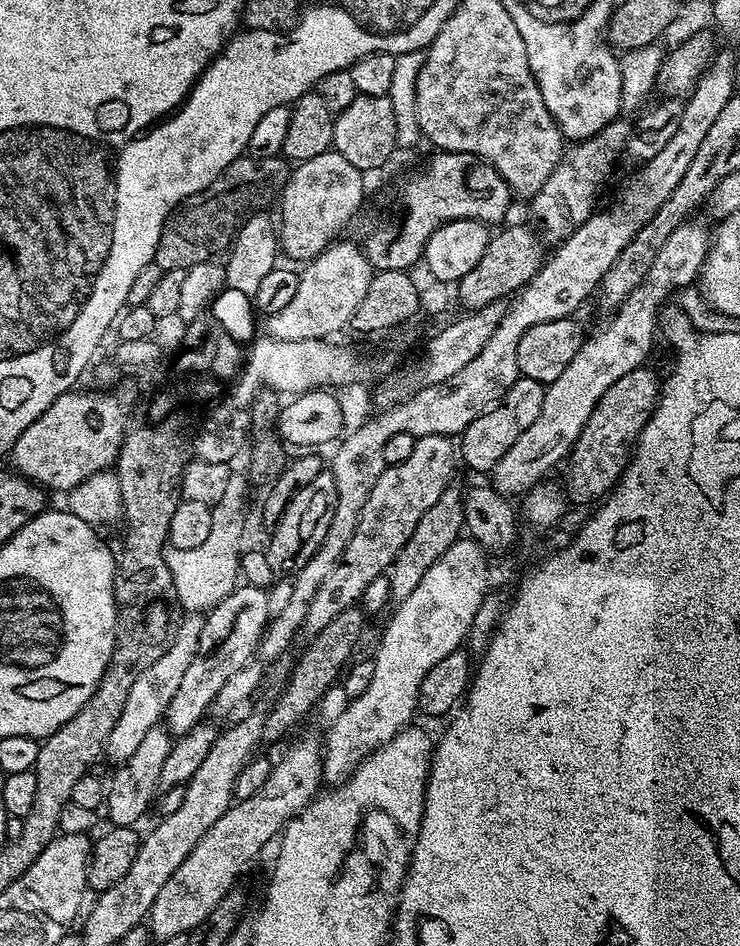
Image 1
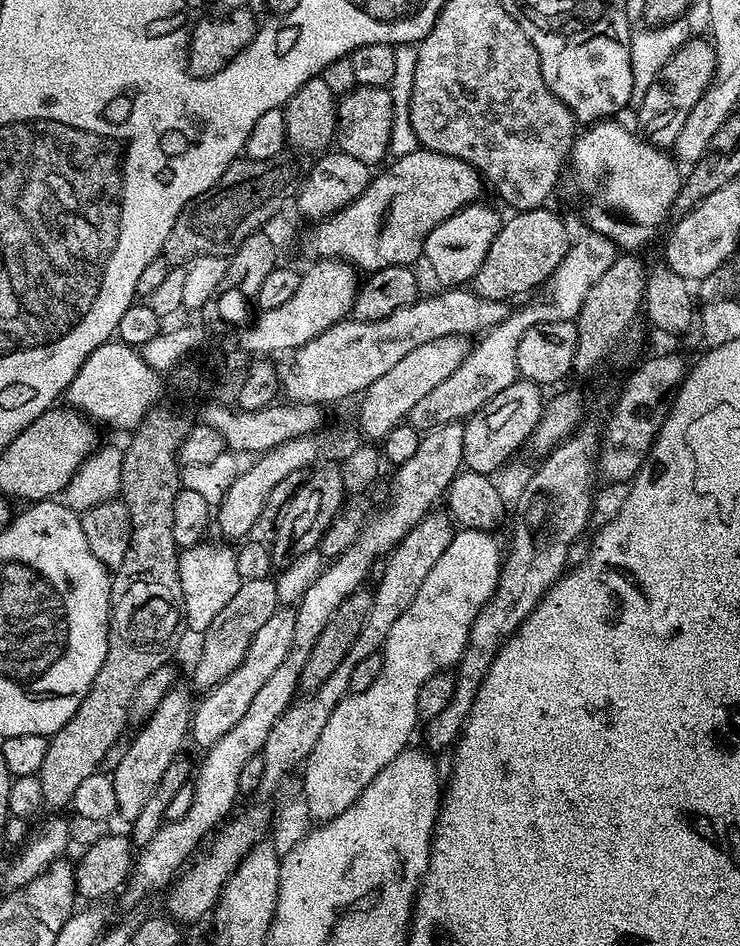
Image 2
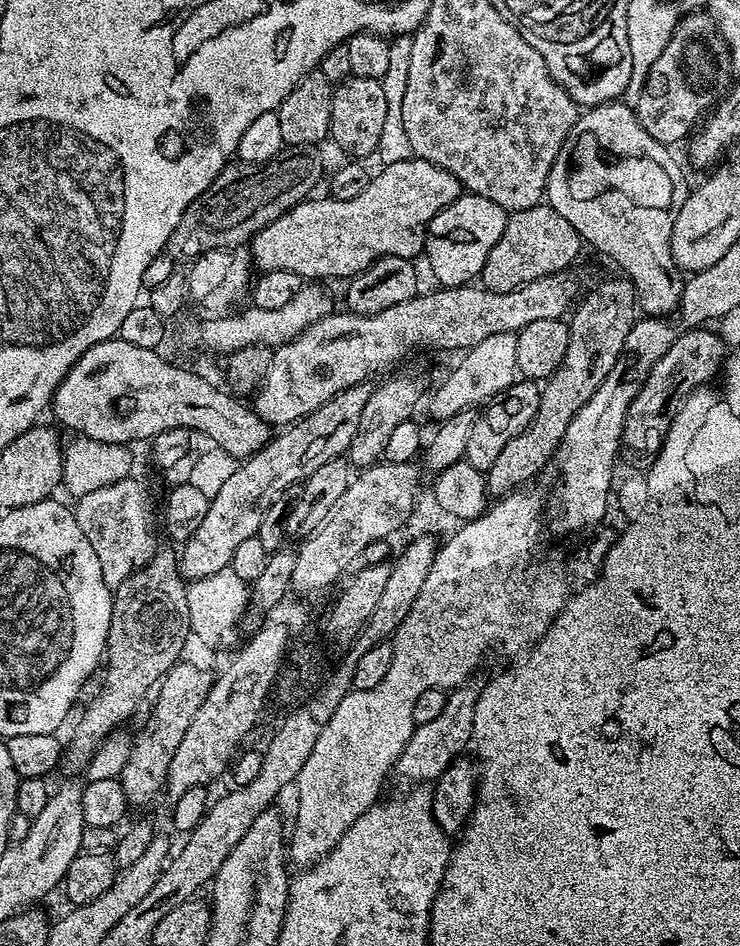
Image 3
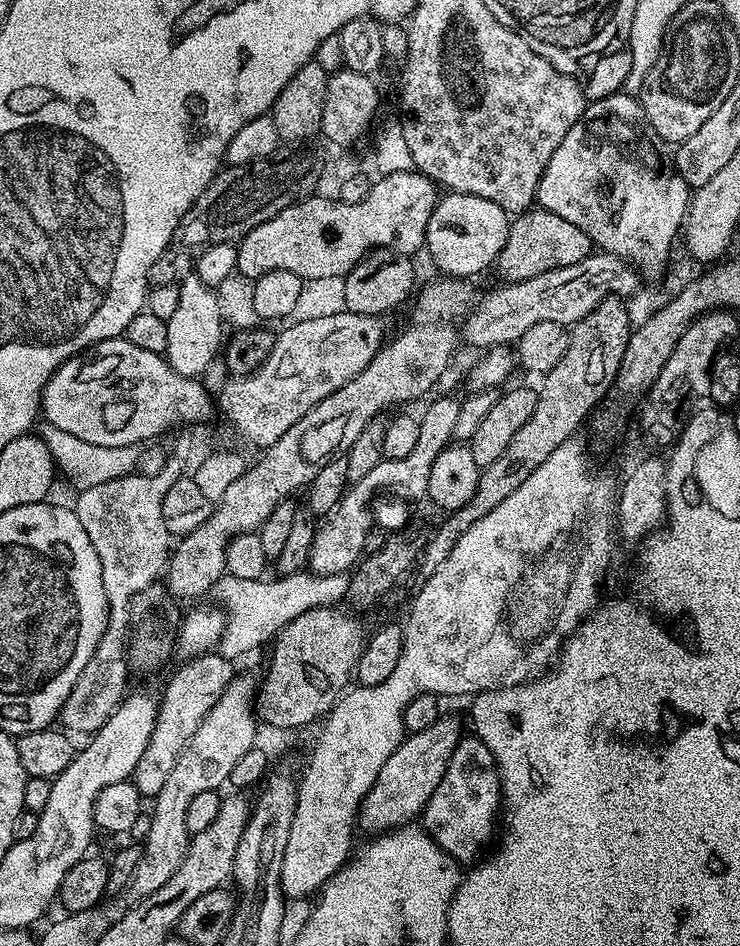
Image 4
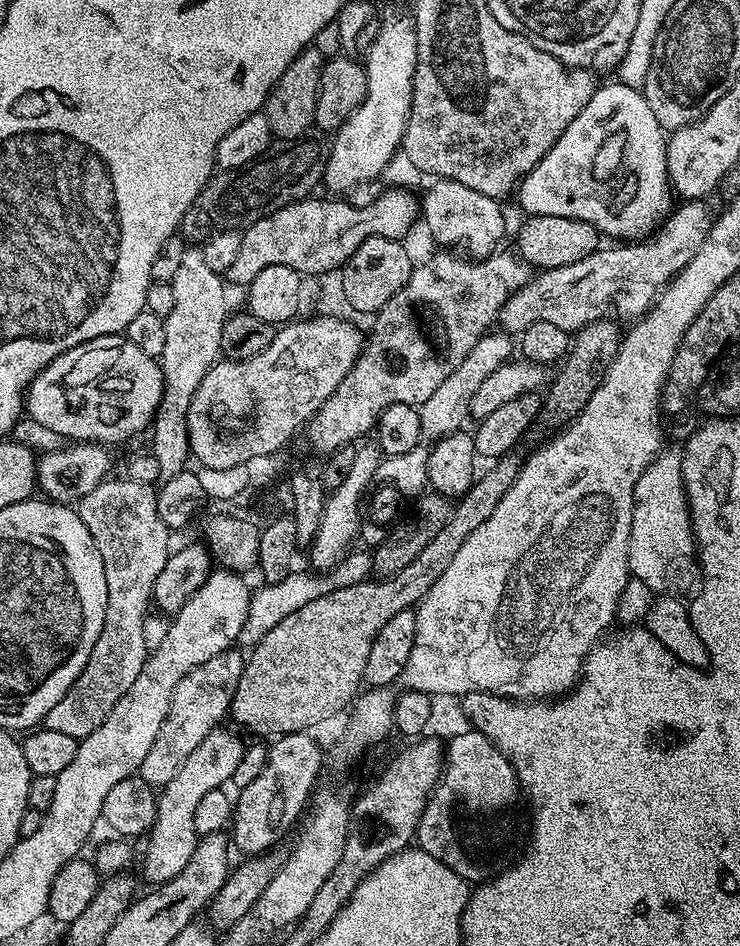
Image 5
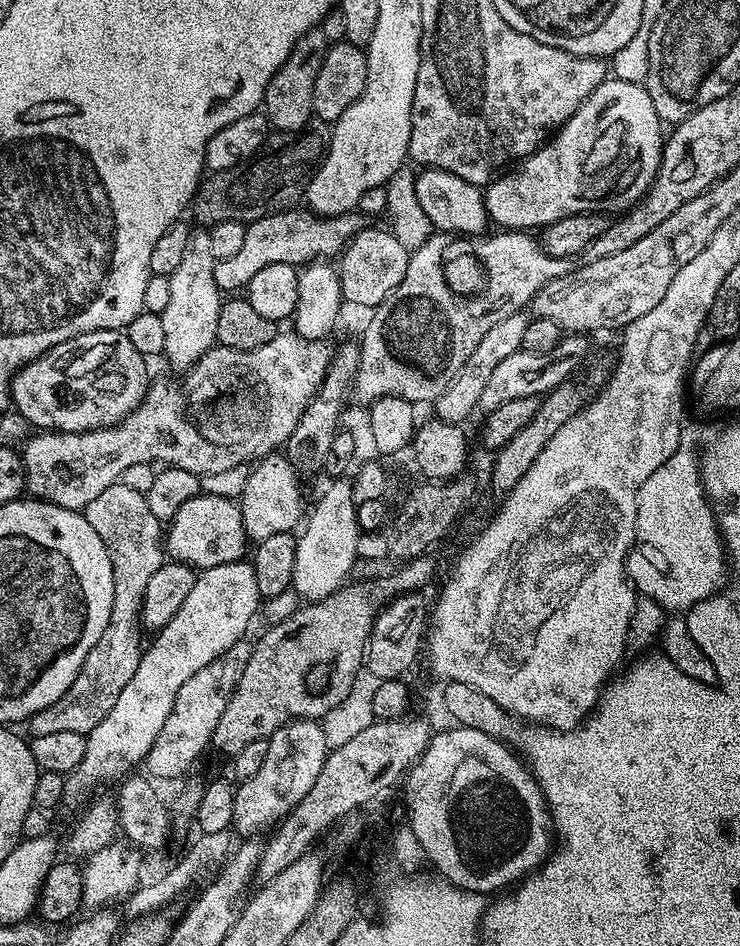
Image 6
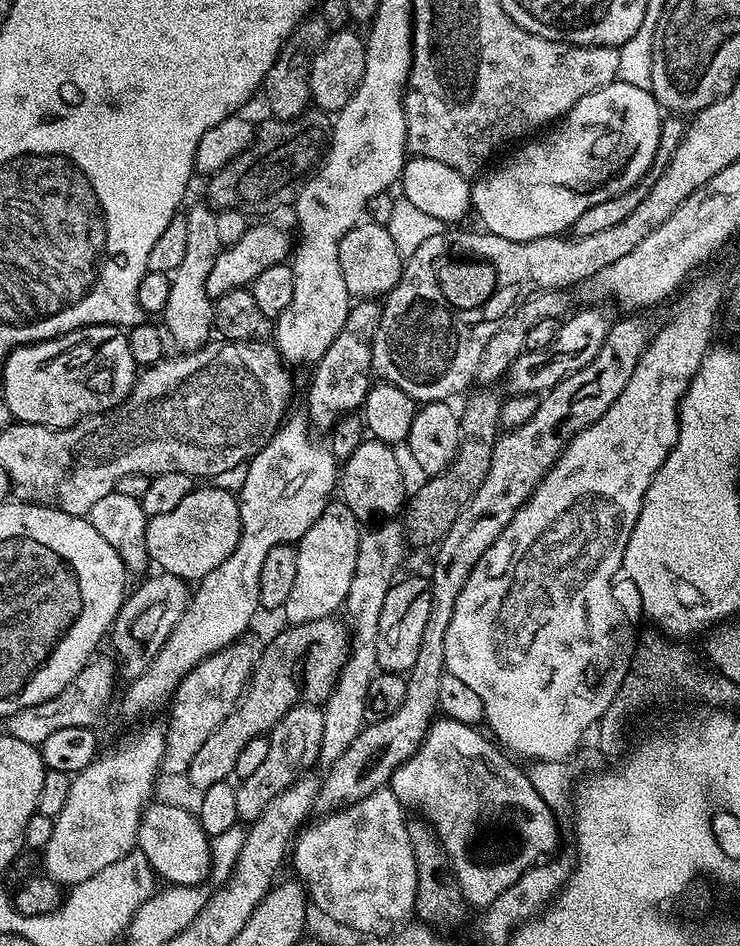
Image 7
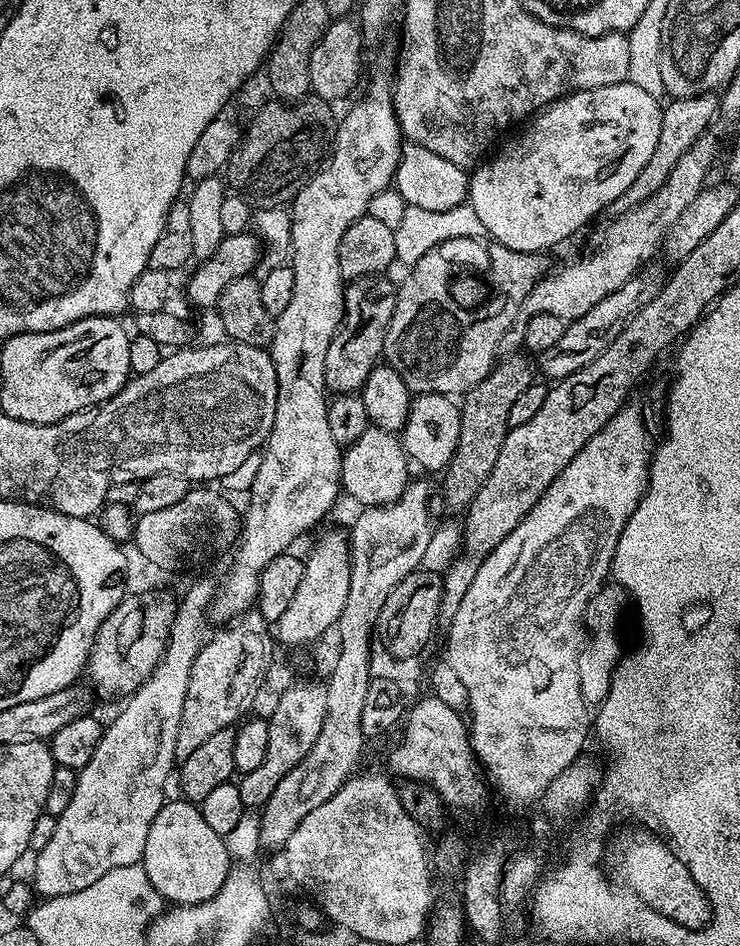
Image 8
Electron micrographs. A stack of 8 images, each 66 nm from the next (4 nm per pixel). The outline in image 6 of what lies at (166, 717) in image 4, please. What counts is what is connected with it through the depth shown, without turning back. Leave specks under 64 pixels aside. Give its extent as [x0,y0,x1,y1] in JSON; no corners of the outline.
[146,639,252,781]

